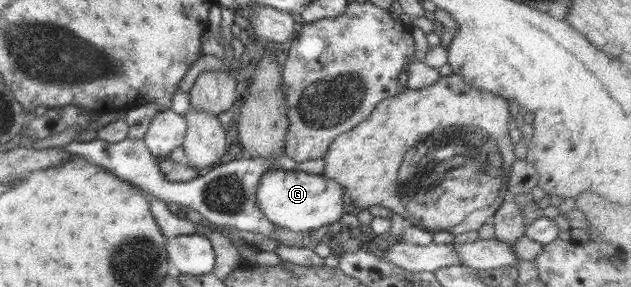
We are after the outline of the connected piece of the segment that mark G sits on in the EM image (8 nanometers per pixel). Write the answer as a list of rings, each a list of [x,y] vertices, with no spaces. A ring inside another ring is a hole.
[[[272,169],[261,175],[255,189],[255,202],[273,225],[292,232],[311,232],[337,221],[343,215],[343,188],[321,173]]]

